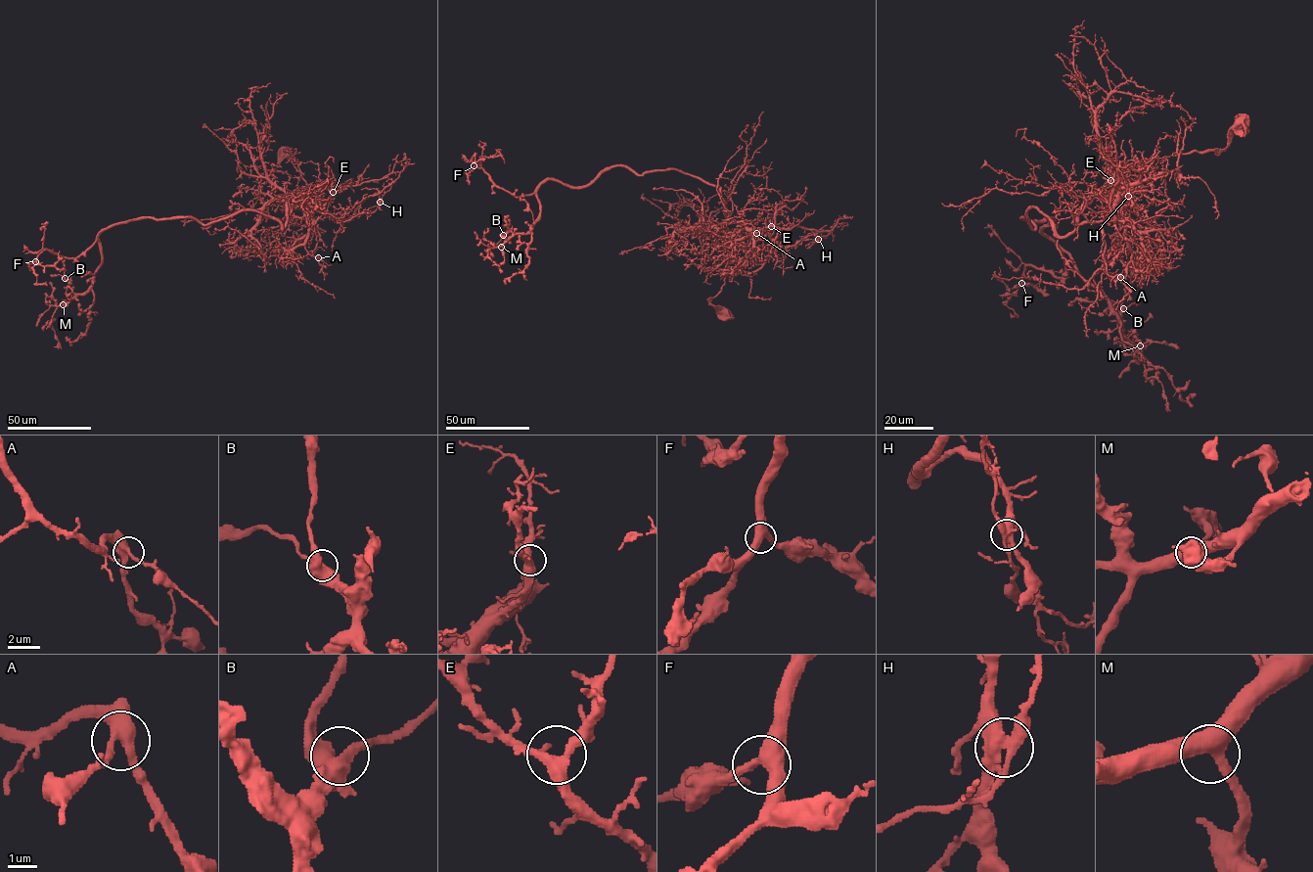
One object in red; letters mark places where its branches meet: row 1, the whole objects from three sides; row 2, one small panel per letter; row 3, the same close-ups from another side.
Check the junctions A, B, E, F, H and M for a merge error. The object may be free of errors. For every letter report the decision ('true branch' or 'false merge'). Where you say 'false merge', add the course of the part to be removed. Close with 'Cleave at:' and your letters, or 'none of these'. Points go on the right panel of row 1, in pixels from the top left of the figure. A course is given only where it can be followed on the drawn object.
A: true branch
B: true branch
E: true branch
F: true branch
H: false merge | (1128, 196), (1118, 167)
M: true branch
Cleave at: H

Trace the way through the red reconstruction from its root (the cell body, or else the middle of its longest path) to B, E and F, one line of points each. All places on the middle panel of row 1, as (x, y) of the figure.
B: (727, 315), (709, 301), (729, 261), (725, 204), (677, 170), (547, 180), (530, 229), (503, 235)
E: (727, 315), (709, 301), (724, 283), (729, 261), (723, 225), (732, 220), (767, 232), (771, 226)
F: (727, 315), (709, 301), (729, 261), (717, 186), (612, 166), (585, 186), (547, 180), (516, 197), (474, 165)

